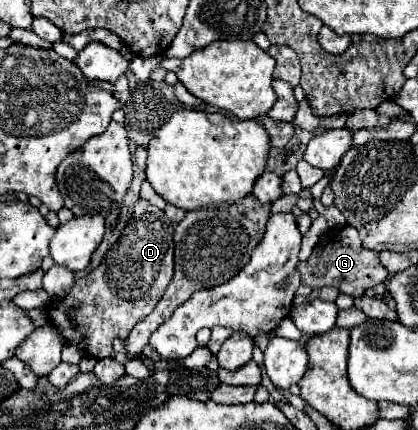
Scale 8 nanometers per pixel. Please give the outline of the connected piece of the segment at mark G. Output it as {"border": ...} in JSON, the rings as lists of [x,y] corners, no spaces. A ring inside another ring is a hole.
{"border":[[[344,226],[338,236],[322,236],[318,244],[314,246],[312,256],[306,262],[298,264],[298,270],[302,274],[302,282],[310,288],[324,288],[332,286],[338,288],[344,294],[350,294],[354,298],[362,296],[364,290],[372,288],[374,284],[380,284],[386,280],[388,270],[380,264],[378,254],[374,250],[364,250],[362,242],[358,238],[356,228]]]}

